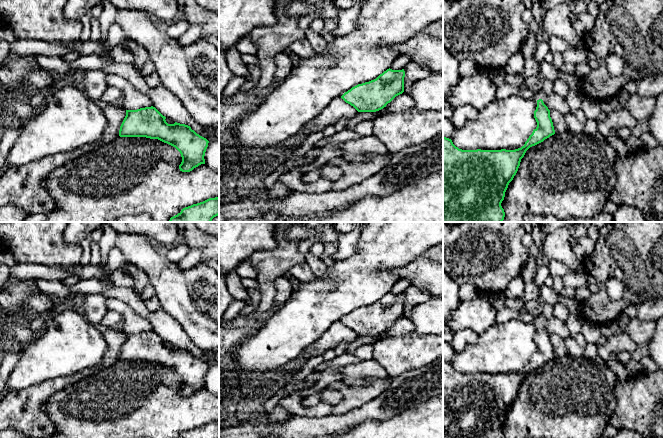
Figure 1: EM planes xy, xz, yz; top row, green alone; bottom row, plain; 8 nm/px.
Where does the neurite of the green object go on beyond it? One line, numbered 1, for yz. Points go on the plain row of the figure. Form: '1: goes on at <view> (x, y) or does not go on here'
1: does not go on here

